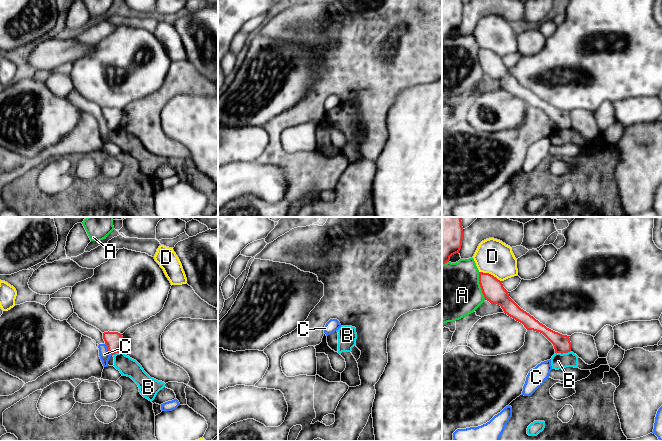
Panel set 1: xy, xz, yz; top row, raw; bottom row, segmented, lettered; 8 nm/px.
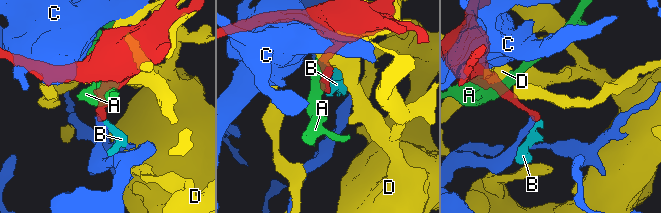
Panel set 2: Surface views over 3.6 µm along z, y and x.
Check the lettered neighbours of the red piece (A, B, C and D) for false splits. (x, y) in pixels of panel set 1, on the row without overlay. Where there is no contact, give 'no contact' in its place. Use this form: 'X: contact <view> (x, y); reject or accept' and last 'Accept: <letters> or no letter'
A: contact yz (480, 62); reject
B: contact yz (562, 129); reject
C: contact xy (108, 125); reject
D: contact yz (490, 50); reject
Accept: no letter

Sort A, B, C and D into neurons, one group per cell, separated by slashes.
A / B / C / D

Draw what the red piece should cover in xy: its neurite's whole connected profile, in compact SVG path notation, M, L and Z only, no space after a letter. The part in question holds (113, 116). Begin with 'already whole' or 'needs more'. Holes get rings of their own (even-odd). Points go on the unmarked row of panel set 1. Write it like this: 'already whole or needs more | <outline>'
already whole | M104 108L103 115L107 125L111 131L121 128L121 120L123 116L122 110L118 108Z

